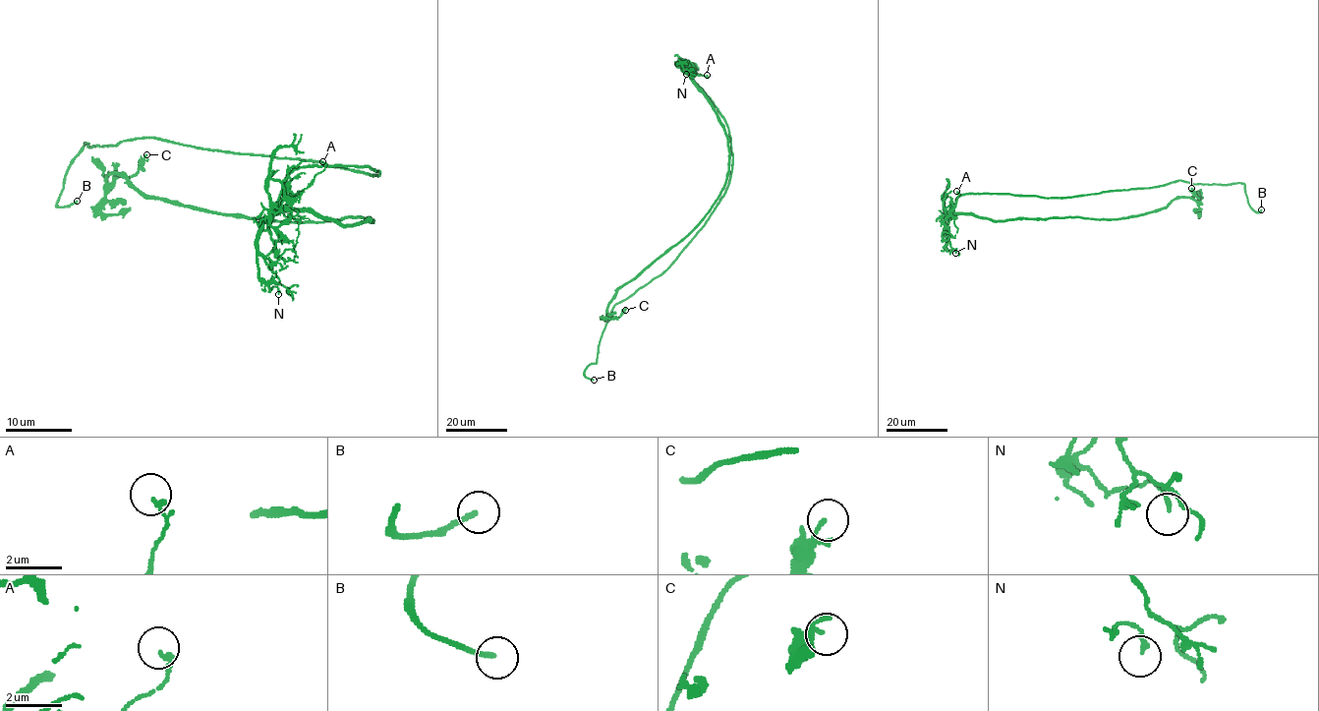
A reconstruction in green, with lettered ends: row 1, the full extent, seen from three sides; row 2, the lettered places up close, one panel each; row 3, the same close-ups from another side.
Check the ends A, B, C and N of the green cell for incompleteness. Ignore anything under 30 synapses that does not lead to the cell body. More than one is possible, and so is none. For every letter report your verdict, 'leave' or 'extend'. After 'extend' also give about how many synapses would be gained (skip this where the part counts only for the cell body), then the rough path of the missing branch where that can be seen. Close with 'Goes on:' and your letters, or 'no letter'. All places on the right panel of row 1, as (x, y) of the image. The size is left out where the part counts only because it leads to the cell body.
A: leave
B: extend
C: leave
N: leave
Goes on: B

